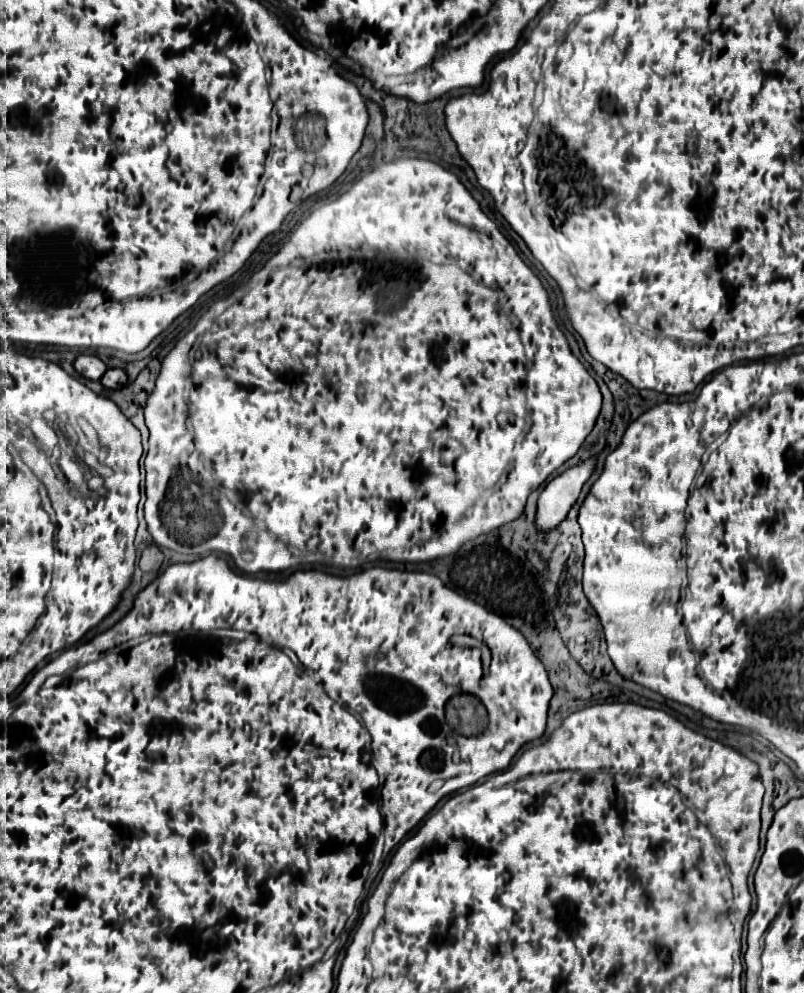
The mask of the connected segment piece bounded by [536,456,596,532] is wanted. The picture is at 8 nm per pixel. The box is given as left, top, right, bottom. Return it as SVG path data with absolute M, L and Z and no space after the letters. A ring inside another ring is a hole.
M596 456L580 462L578 466L564 470L544 488L544 492L540 494L538 512L536 512L536 526L540 530L544 532L552 530L566 518L568 510L578 500L582 486L592 476L594 468L596 468Z

